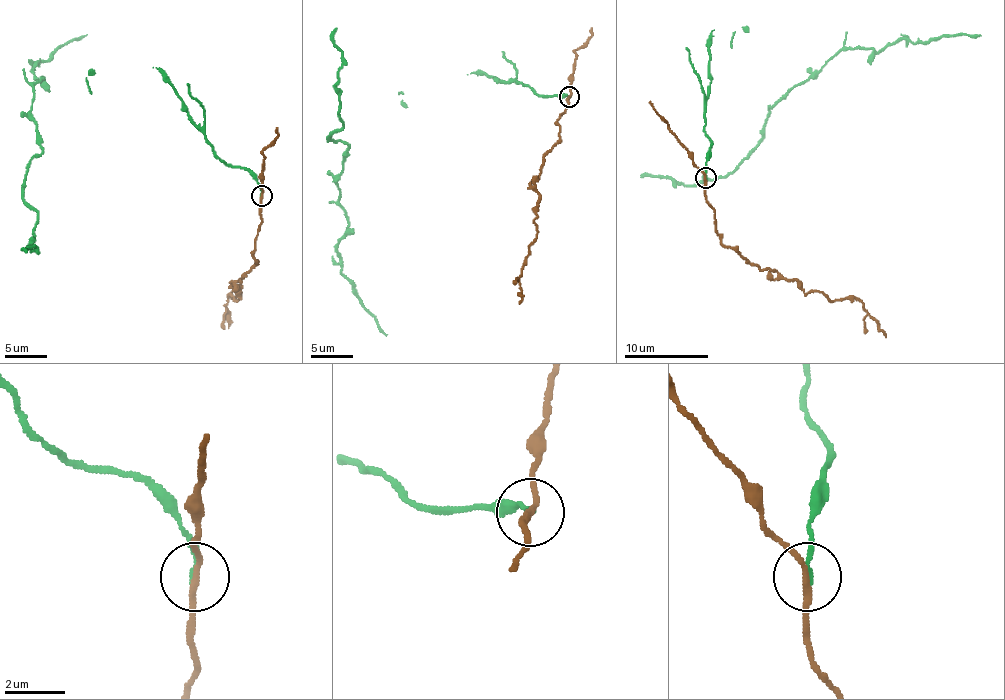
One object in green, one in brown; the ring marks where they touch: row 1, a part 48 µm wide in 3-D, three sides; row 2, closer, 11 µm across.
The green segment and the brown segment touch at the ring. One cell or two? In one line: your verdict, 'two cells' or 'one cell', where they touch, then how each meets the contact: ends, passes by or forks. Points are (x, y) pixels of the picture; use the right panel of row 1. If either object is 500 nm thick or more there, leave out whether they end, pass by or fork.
two cells | (705, 177) | green ends | brown passes by

